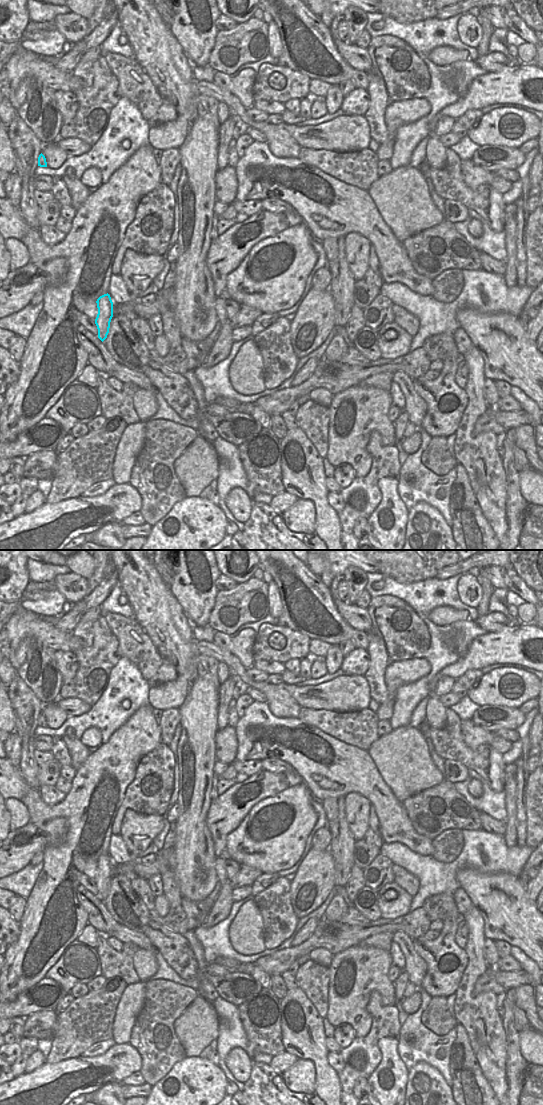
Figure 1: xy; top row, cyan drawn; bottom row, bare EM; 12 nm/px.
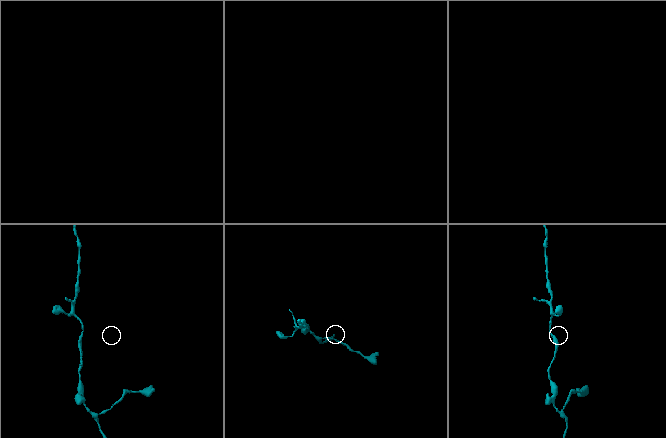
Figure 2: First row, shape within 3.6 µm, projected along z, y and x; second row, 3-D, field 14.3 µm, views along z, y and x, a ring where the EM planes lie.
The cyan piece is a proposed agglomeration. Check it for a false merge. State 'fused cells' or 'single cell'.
single cell

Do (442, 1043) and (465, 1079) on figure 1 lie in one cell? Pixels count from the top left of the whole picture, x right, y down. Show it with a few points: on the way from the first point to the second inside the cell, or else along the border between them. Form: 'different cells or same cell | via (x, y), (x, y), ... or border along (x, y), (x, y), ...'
different cells | border along (457, 1032), (450, 1052), (450, 1077)

